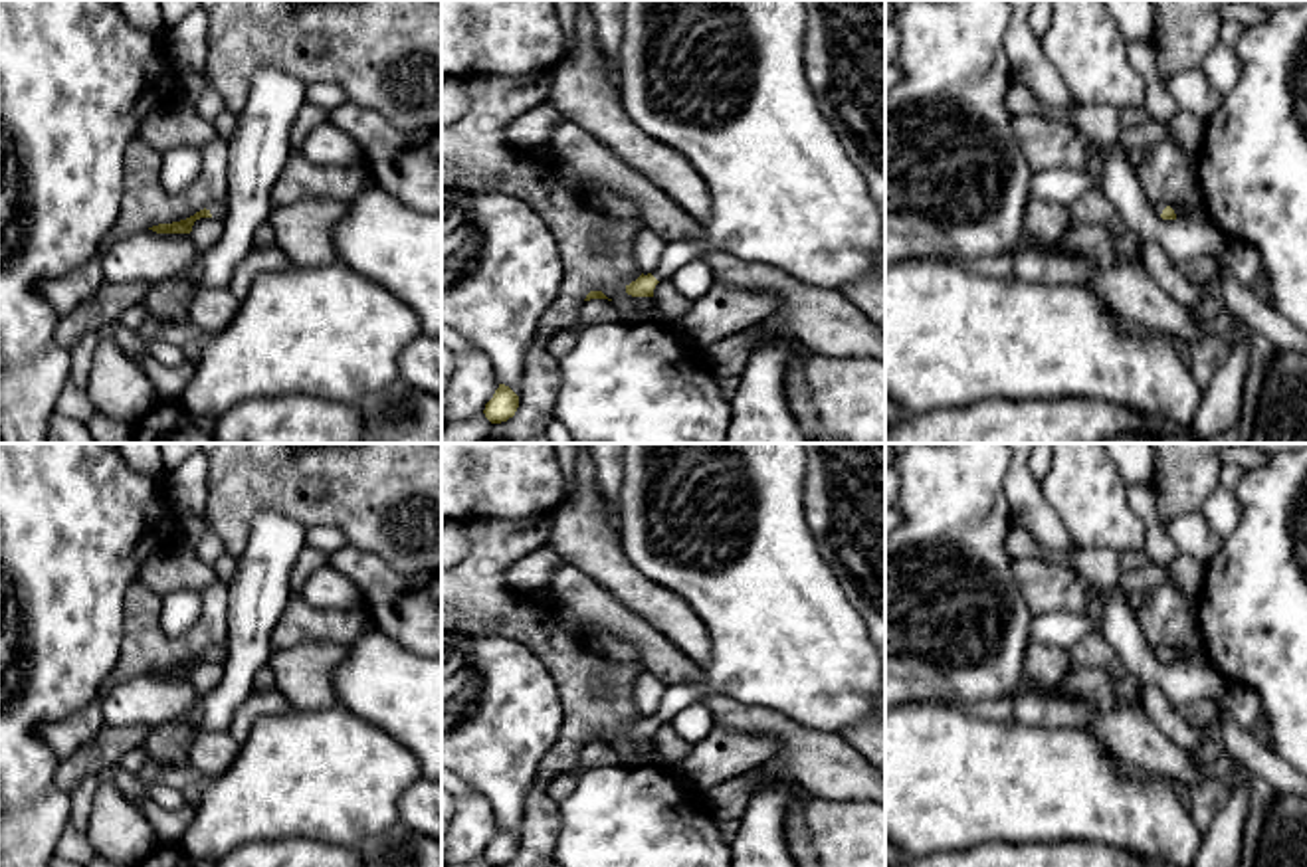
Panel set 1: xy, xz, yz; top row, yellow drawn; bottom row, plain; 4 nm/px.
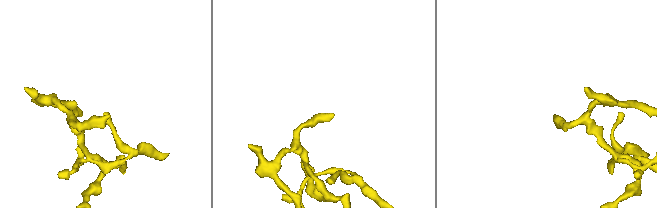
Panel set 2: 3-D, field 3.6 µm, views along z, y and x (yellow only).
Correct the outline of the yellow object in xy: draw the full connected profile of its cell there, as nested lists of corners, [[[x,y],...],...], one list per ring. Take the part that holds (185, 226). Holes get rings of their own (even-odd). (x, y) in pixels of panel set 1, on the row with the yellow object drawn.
[[[222,200],[222,202],[208,204],[204,210],[196,212],[194,216],[186,220],[172,222],[172,224],[158,224],[149,230],[156,234],[190,234],[194,222],[200,218],[216,218],[224,222],[226,216],[228,216],[228,200]]]

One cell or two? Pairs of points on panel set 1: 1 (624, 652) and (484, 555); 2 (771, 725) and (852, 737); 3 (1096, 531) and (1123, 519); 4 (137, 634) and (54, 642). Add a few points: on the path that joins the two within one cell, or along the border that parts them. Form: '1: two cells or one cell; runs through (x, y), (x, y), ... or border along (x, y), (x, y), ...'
1: two cells; border along (603, 658), (608, 662), (632, 662), (642, 668)
2: two cells; border along (838, 735), (864, 759)
3: one cell; runs through (1102, 525), (1117, 523)
4: two cells; border along (127, 590), (123, 596), (119, 658), (105, 679)

